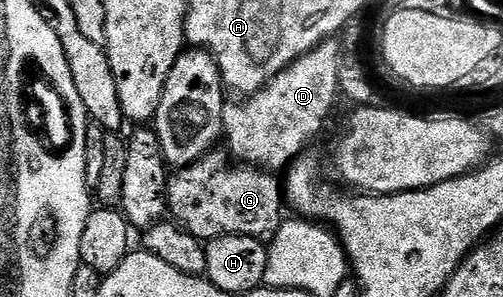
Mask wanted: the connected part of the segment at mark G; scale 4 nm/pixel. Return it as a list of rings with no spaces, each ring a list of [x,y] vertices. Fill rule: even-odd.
[[[224,150],[209,151],[190,167],[174,170],[167,184],[167,211],[196,239],[208,241],[238,235],[268,241],[283,222],[283,183],[272,171],[232,165]]]

